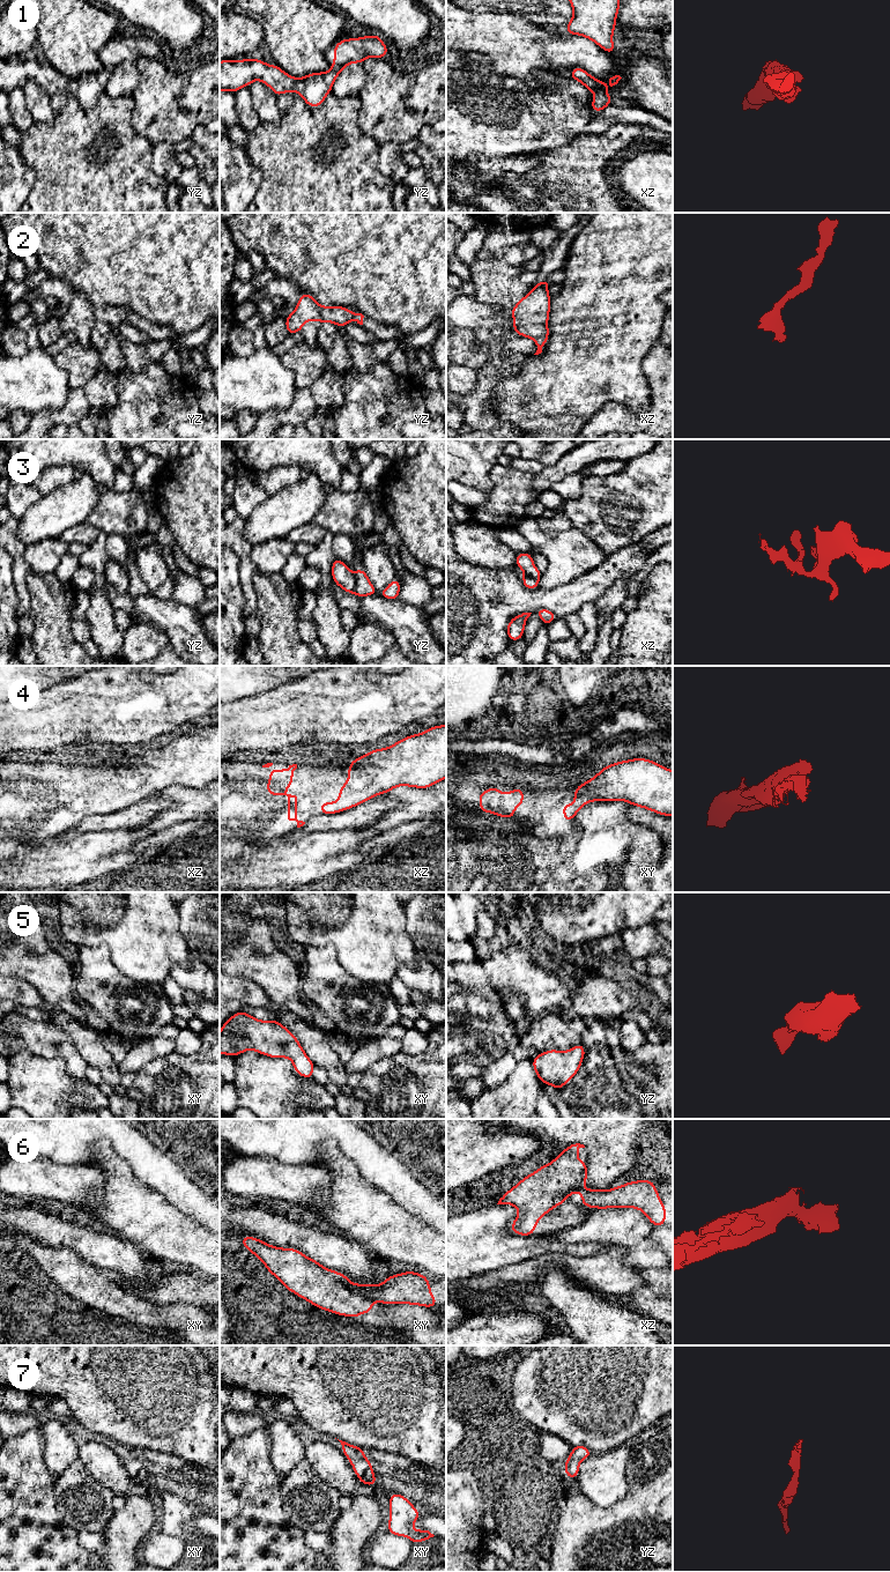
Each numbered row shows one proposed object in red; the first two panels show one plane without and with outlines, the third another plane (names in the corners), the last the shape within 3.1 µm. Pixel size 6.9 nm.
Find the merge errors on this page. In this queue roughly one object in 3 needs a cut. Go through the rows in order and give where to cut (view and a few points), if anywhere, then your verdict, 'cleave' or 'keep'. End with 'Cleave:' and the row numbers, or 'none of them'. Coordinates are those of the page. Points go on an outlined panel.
1: no cut; keep
2: no cut; keep
3: cut in yz along (353, 576), (355, 578), (354, 591); cleave
4: no cut; keep
5: no cut; keep
6: cut in xy along (350, 1283), (355, 1290), (362, 1291), (372, 1299); cleave
7: no cut; keep
Cleave: 3, 6

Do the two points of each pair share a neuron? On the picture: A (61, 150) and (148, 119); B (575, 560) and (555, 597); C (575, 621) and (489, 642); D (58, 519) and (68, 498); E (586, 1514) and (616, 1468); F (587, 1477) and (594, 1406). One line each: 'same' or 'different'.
A: different
B: different
C: different
D: same
E: different
F: different

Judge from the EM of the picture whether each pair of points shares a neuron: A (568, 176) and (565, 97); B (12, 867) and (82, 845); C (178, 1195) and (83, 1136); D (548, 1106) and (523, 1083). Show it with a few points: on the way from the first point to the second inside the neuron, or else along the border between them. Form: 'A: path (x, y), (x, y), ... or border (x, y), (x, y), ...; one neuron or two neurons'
A: border (592, 134), (578, 134), (566, 143), (540, 150); two neurons
B: path (29, 869), (42, 869), (50, 865), (65, 862); one neuron
C: path (155, 1171), (119, 1135), (108, 1135); one neuron
D: border (556, 1088), (542, 1083), (535, 1106); two neurons

